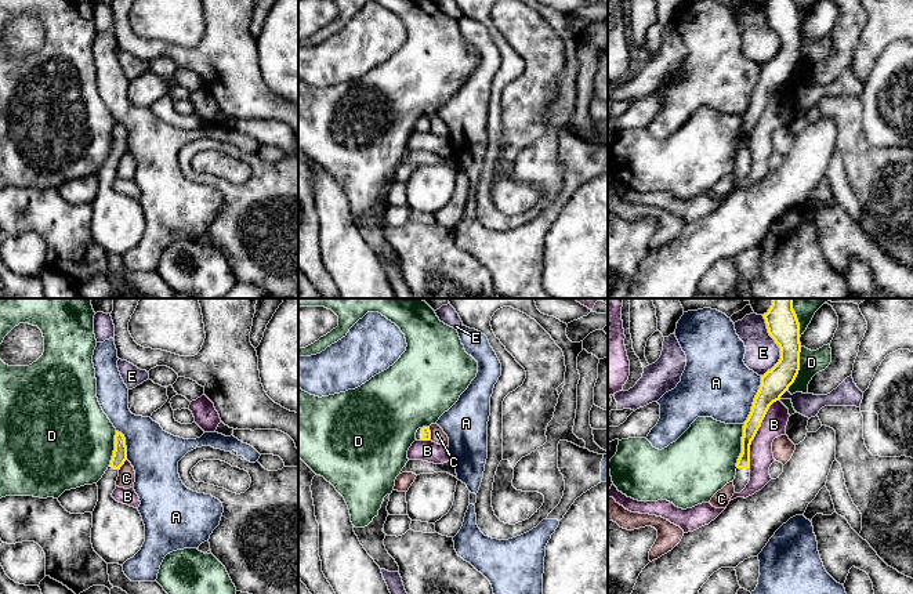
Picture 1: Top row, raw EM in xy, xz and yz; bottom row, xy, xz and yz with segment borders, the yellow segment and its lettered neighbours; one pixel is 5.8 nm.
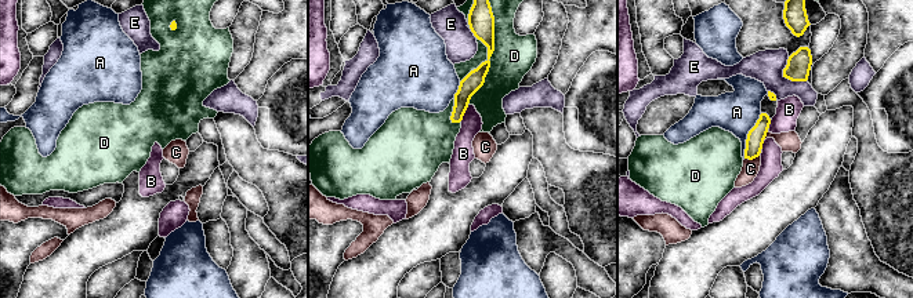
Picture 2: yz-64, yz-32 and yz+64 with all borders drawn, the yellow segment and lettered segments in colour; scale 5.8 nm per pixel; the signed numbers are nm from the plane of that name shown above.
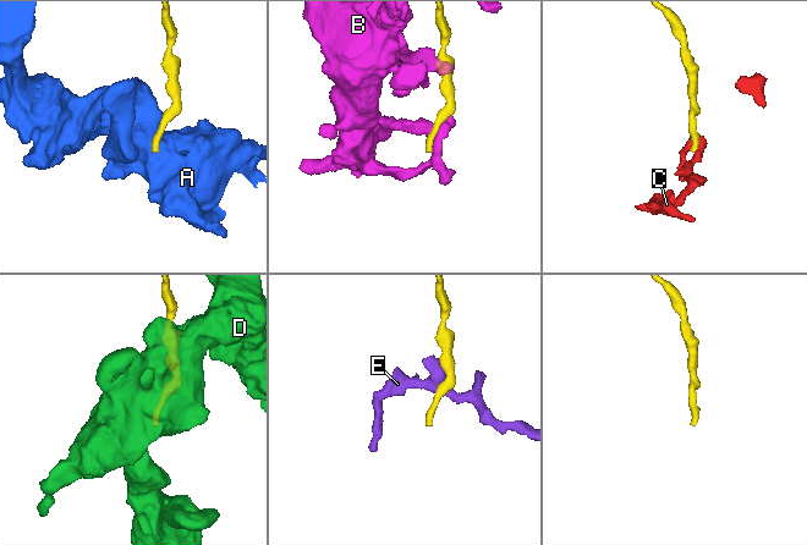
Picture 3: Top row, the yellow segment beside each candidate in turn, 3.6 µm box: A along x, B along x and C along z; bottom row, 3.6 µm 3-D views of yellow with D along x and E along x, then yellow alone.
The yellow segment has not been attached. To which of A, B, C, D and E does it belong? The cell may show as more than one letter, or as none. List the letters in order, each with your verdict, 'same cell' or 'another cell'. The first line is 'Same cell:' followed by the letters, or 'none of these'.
Same cell: none of these
A: another cell
B: another cell
C: another cell
D: another cell
E: another cell

